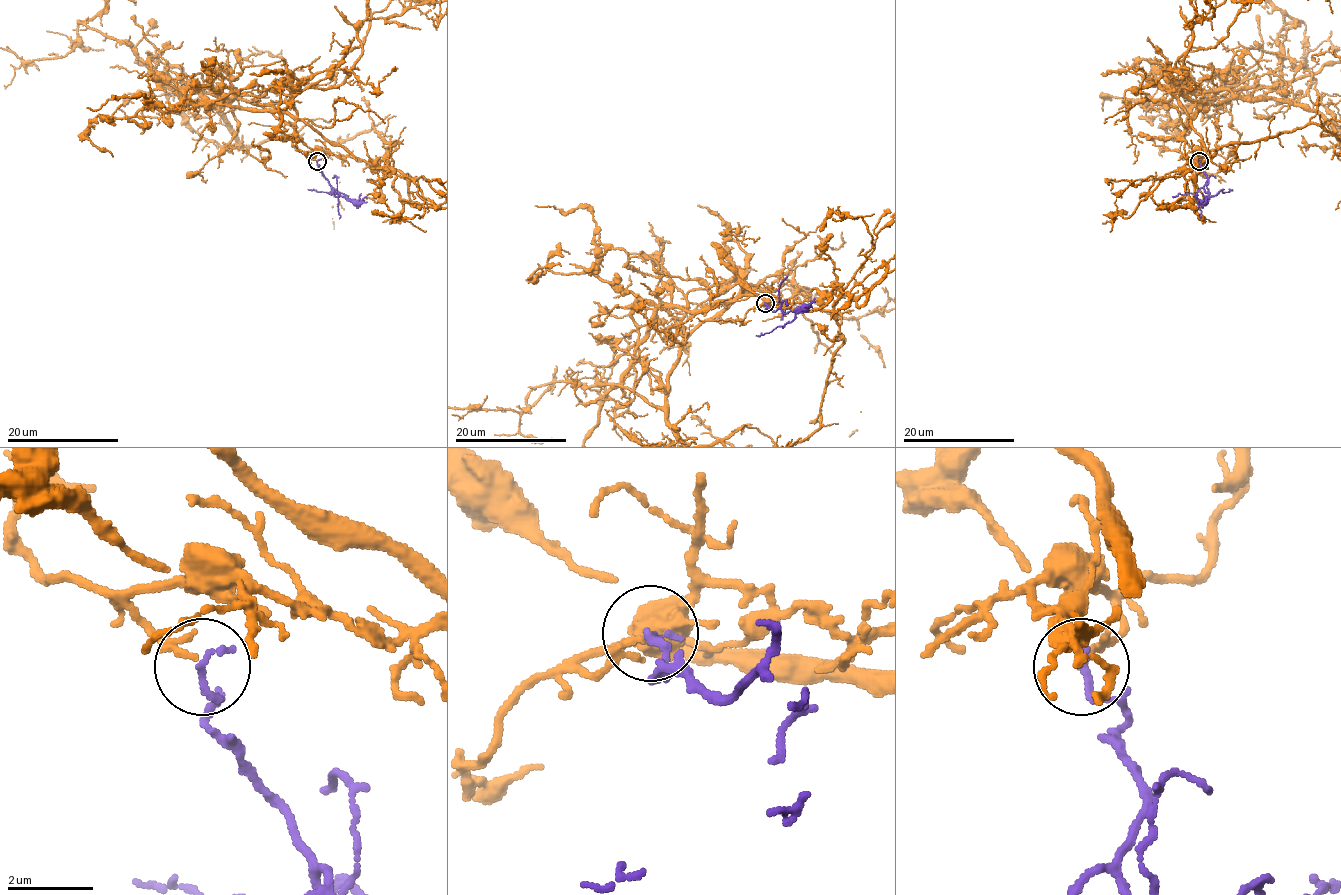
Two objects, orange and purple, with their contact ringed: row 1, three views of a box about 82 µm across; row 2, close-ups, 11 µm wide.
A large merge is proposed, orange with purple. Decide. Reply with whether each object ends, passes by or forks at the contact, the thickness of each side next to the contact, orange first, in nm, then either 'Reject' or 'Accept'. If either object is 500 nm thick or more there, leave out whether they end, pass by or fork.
At the ring orange passes by. At the ring purple ends. Thickness 100 nm (orange) against 190 nm. Accept

